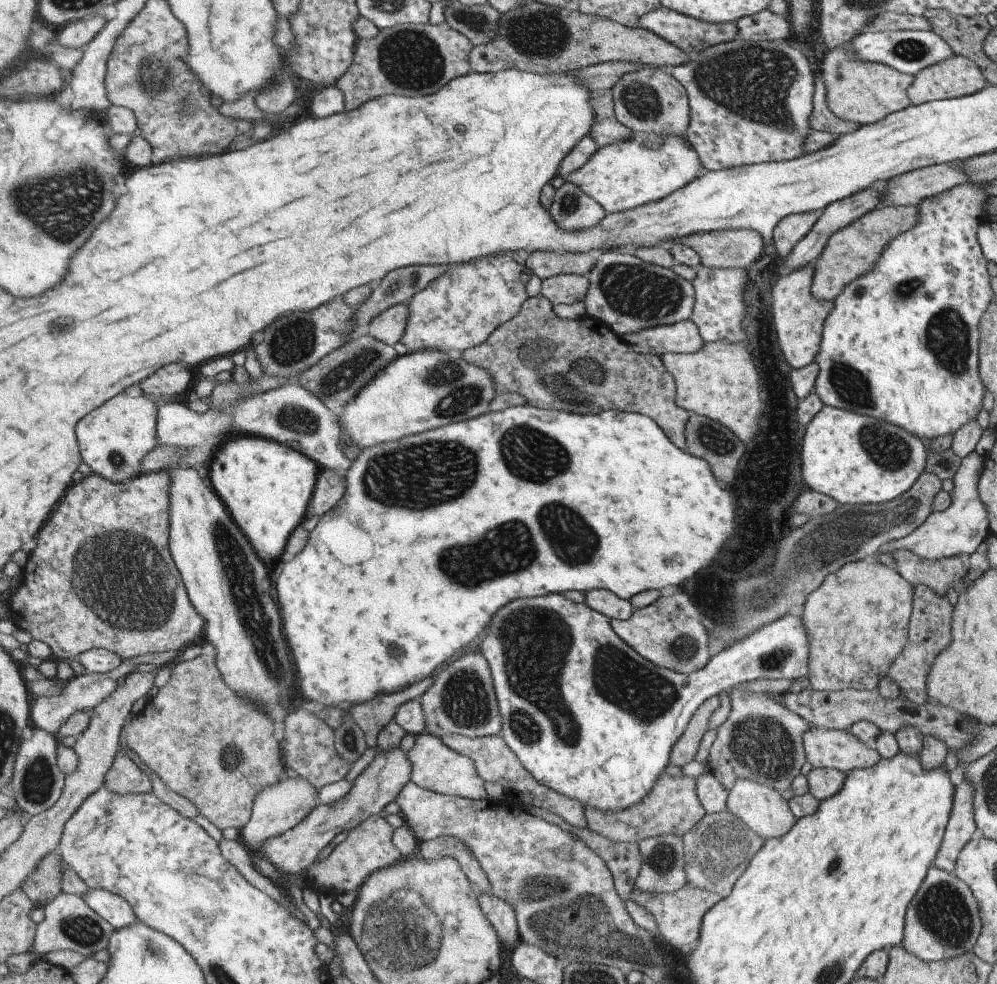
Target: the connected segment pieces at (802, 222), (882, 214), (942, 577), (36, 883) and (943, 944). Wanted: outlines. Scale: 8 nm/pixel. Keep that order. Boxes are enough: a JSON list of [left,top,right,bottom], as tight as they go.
[[773,212,818,259],[811,206,918,301],[891,551,966,597],[20,851,67,904],[899,866,980,961]]

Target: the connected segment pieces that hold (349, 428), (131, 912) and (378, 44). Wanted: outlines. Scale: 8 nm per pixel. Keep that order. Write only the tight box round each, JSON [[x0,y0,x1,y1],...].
[[338,351,499,449],[84,889,140,929],[335,21,473,112]]

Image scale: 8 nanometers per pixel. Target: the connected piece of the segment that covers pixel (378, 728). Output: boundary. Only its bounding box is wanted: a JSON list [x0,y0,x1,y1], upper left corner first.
[352,673,435,750]

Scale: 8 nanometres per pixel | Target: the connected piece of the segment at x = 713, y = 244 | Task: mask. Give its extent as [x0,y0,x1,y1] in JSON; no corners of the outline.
[672,229,764,268]

